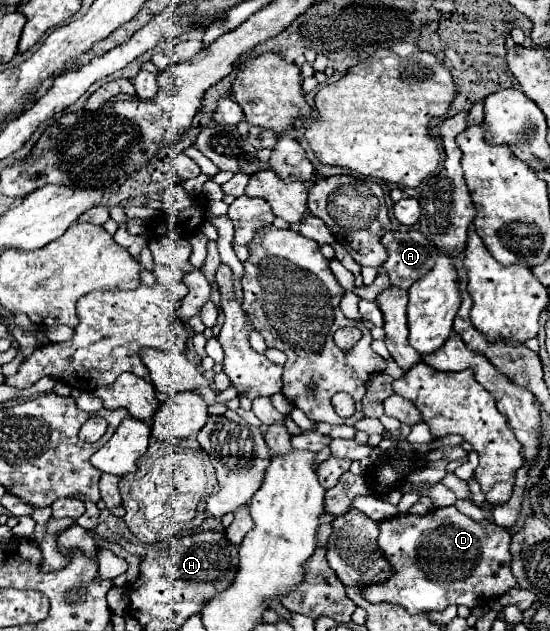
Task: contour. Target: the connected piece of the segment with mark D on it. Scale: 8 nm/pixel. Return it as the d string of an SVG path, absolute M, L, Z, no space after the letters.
M447 506L423 516L399 514L383 520L379 528L379 546L395 576L365 586L363 596L369 602L393 602L411 614L441 610L449 604L485 608L495 598L517 588L517 580L511 574L511 534L497 524L475 522L455 506Z

